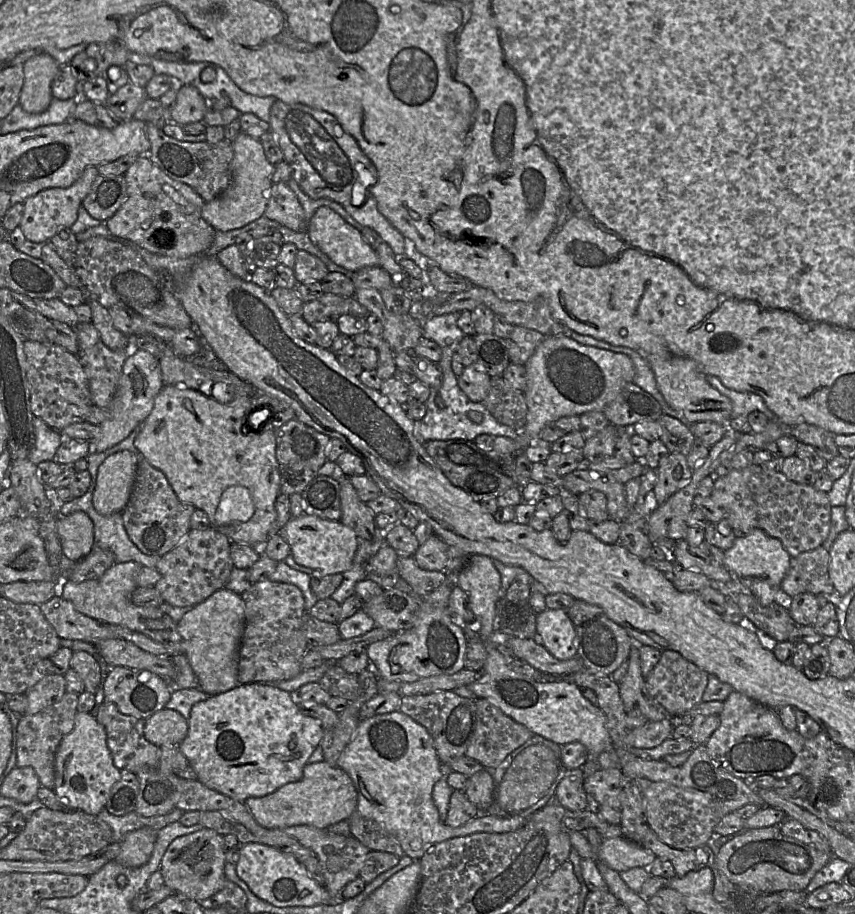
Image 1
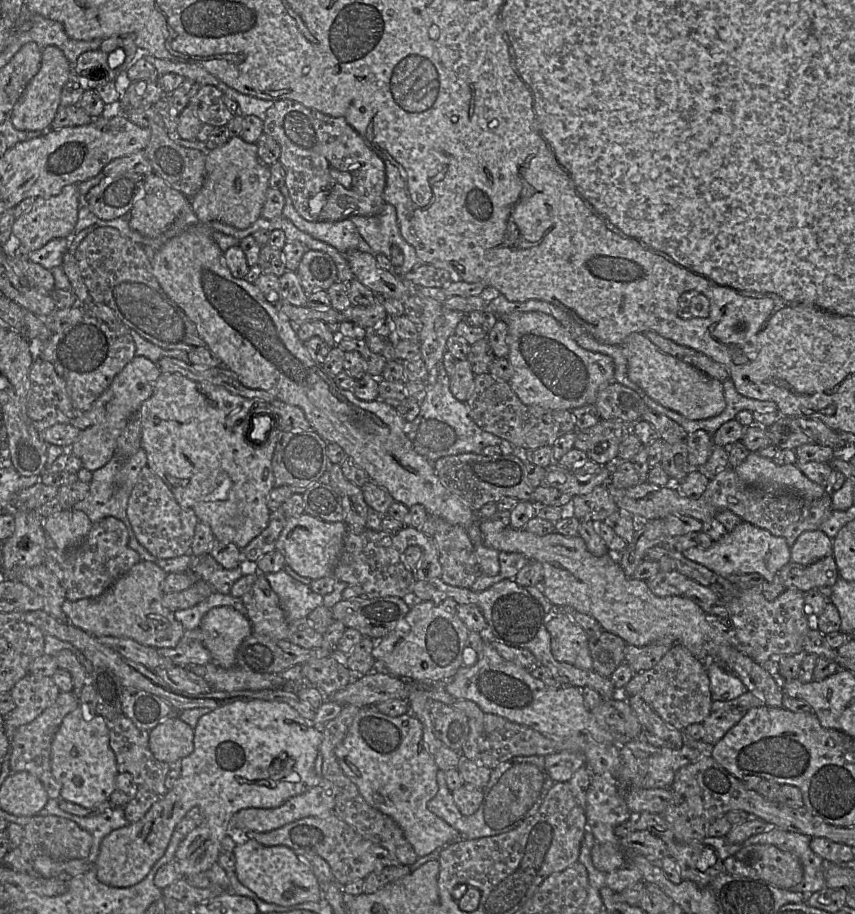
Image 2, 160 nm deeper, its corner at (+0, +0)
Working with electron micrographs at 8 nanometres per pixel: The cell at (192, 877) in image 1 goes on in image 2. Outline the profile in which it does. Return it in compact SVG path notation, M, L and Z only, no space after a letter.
M237 700L203 715L194 729L194 750L181 760L181 775L174 787L141 820L112 831L102 840L95 861L98 880L117 888L141 882L165 854L176 826L193 807L202 810L204 820L181 841L174 861L182 878L210 869L218 862L222 840L228 835L229 821L235 813L246 808L277 808L320 784L322 766L316 760L323 738L323 728L316 727L313 721L307 721L288 703L280 701Z

